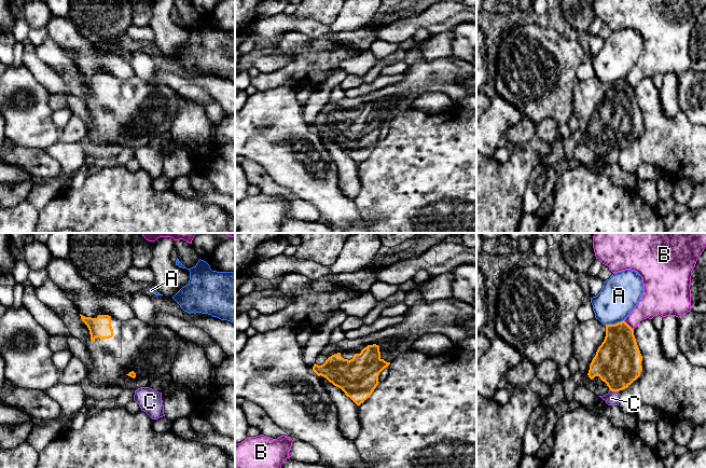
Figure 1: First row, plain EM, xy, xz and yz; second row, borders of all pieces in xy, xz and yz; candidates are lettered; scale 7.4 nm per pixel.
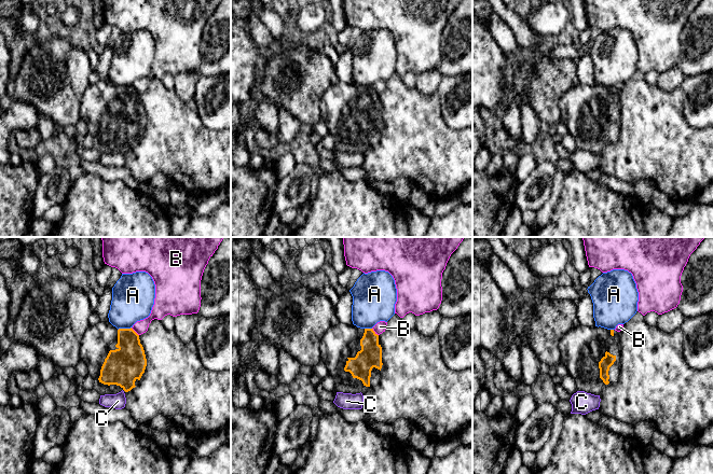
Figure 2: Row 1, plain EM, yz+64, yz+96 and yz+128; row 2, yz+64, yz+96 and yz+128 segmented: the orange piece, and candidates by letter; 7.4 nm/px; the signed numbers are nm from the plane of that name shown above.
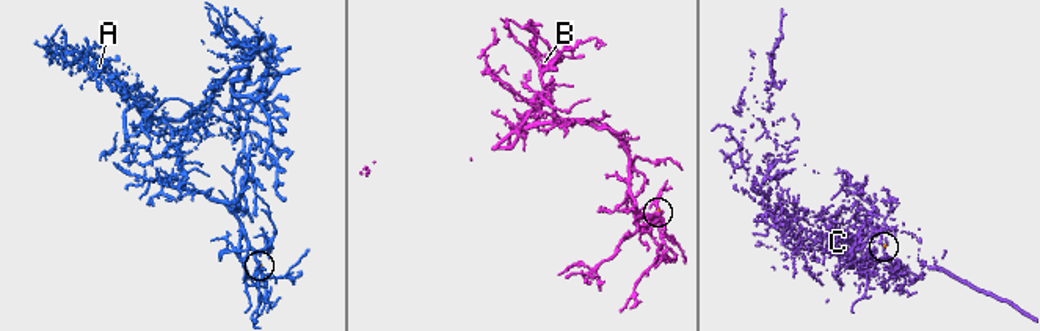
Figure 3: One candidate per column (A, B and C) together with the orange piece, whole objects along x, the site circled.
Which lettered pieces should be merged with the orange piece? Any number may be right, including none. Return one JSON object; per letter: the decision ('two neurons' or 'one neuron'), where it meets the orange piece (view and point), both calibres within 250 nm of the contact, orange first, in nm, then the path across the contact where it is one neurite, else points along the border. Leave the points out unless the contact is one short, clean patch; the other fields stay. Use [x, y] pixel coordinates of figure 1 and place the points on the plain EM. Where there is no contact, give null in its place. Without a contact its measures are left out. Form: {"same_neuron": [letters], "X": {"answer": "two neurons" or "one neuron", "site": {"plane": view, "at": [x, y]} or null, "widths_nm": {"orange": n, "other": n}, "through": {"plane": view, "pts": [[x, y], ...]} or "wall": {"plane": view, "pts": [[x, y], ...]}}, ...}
{"same_neuron": [], "A": {"answer": "two neurons", "site": {"plane": "yz", "at": [613, 83]}, "widths_nm": {"orange": 320, "other": 280}}, "B": {"answer": "two neurons", "site": {"plane": "yz", "at": [627, 83]}, "widths_nm": {"orange": 320, "other": 180}, "wall": {"plane": "yz", "pts": [[623, 79], [633, 87]]}}, "C": {"answer": "two neurons", "site": {"plane": "yz", "at": [614, 149]}, "widths_nm": {"orange": 360, "other": 100}, "wall": {"plane": "yz", "pts": [[610, 148], [618, 150]]}}}

